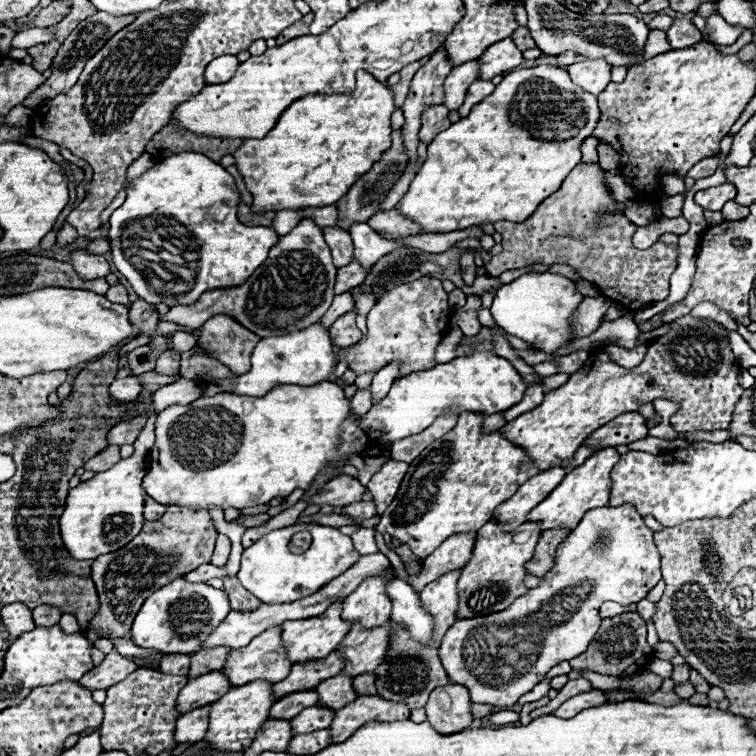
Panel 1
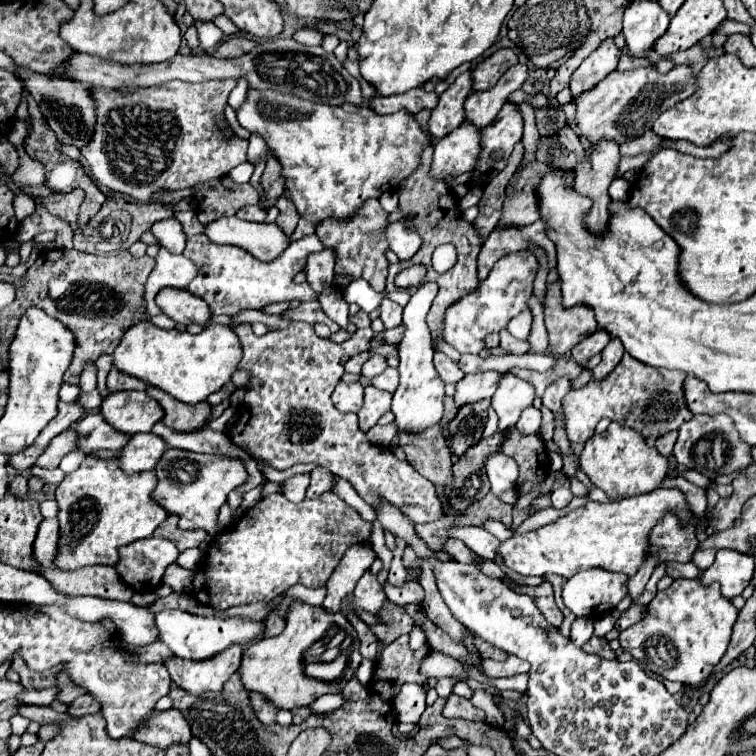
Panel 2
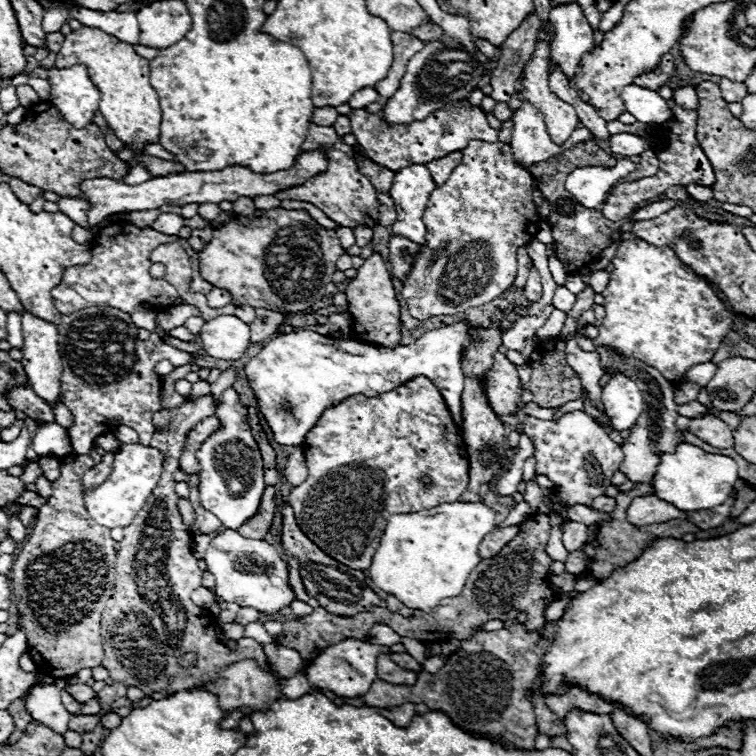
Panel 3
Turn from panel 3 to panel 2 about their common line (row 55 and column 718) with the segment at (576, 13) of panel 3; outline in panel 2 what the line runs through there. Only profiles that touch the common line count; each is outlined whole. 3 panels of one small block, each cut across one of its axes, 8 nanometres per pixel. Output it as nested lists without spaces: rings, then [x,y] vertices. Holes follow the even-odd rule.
[[[718,550],[716,562],[702,570],[700,584],[710,586],[718,582],[722,588],[722,596],[734,598],[740,596],[742,590],[750,584],[754,574],[754,558],[748,554],[740,554],[734,550]]]

